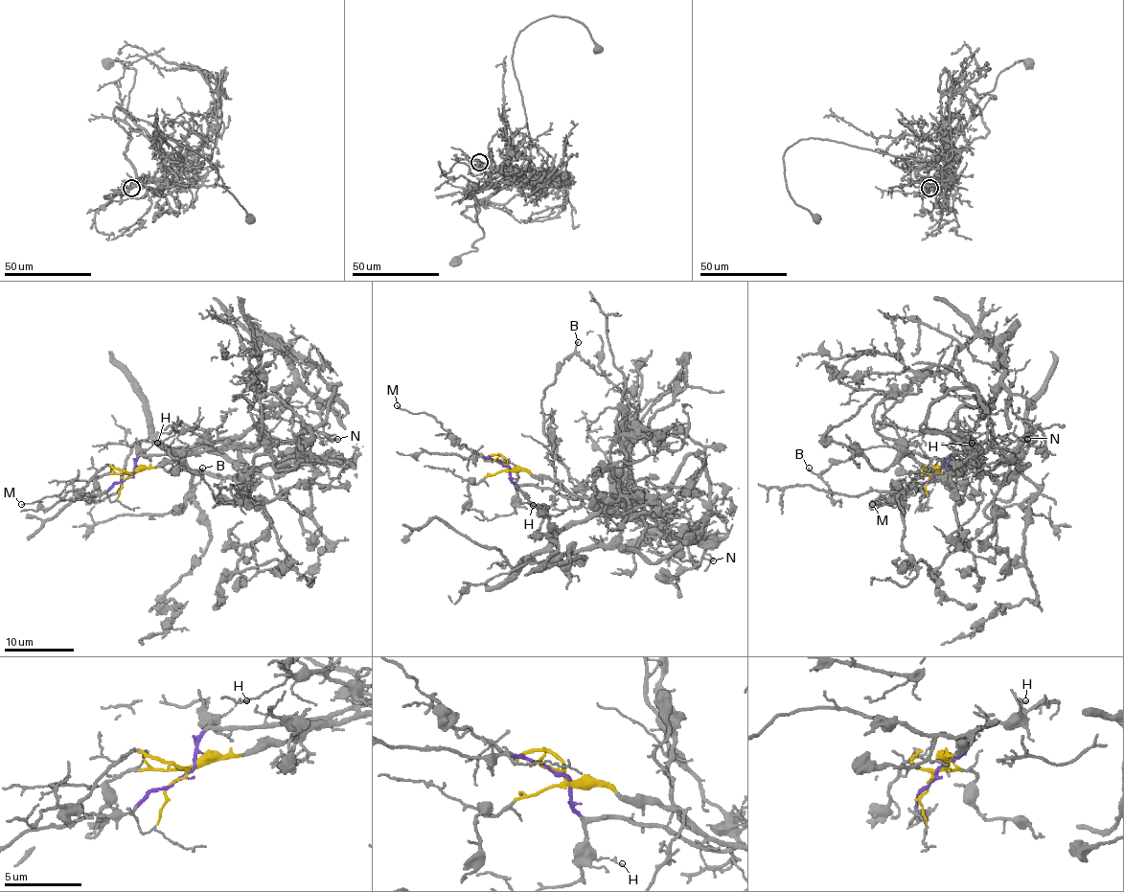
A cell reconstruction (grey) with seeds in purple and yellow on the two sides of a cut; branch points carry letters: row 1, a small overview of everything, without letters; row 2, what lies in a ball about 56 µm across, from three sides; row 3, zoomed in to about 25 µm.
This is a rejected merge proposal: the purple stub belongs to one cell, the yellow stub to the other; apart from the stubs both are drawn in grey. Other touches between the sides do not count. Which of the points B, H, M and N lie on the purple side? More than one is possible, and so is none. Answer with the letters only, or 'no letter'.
H

